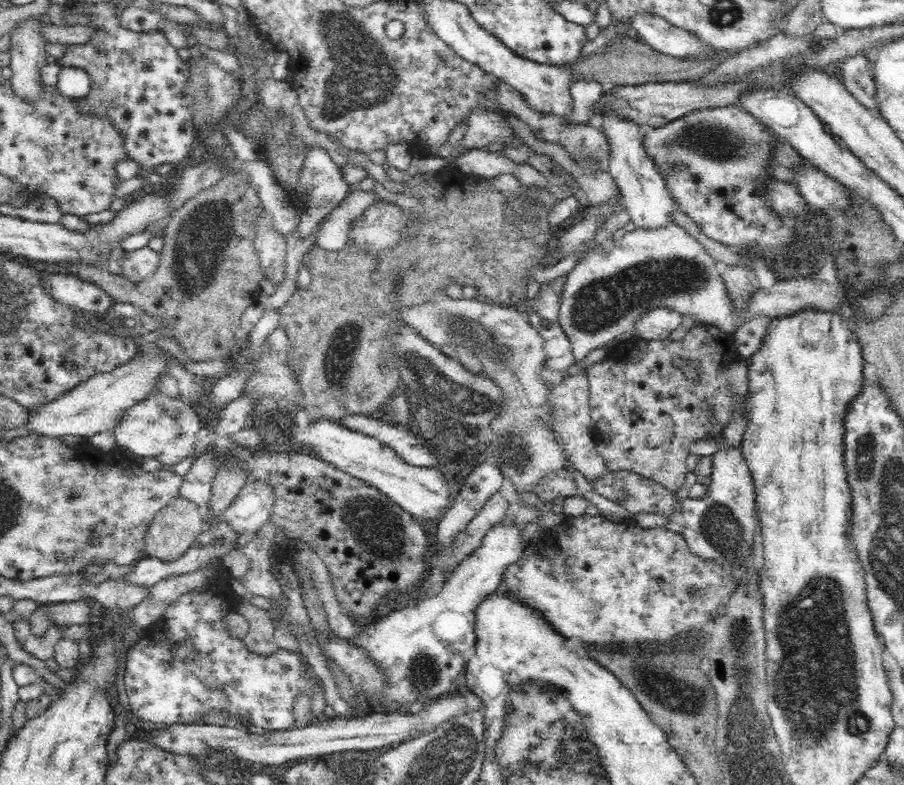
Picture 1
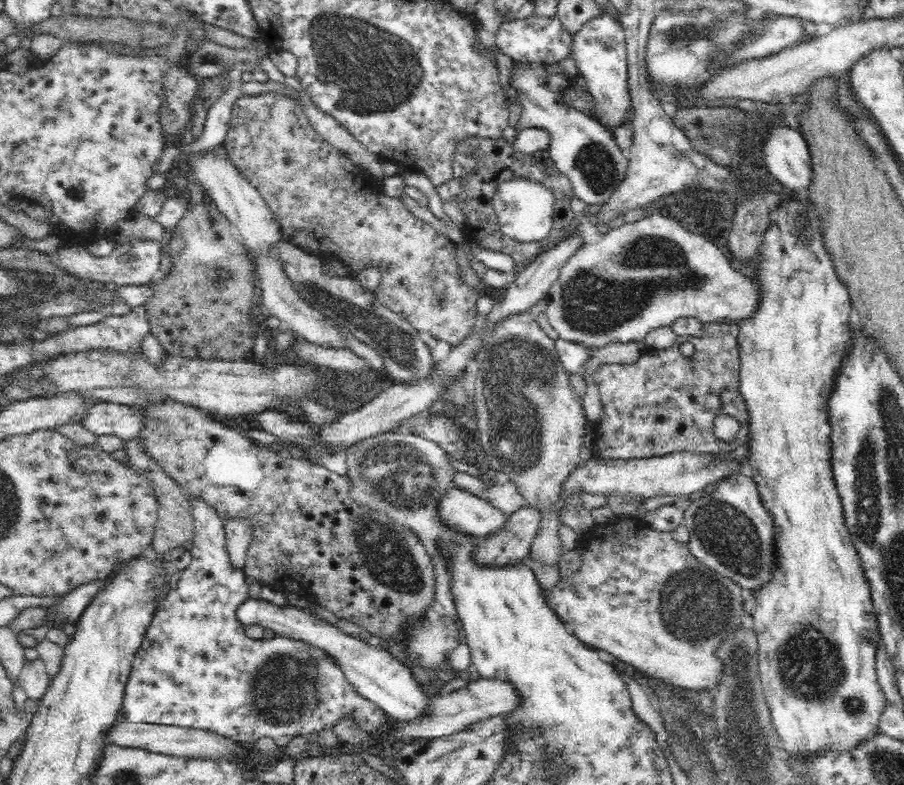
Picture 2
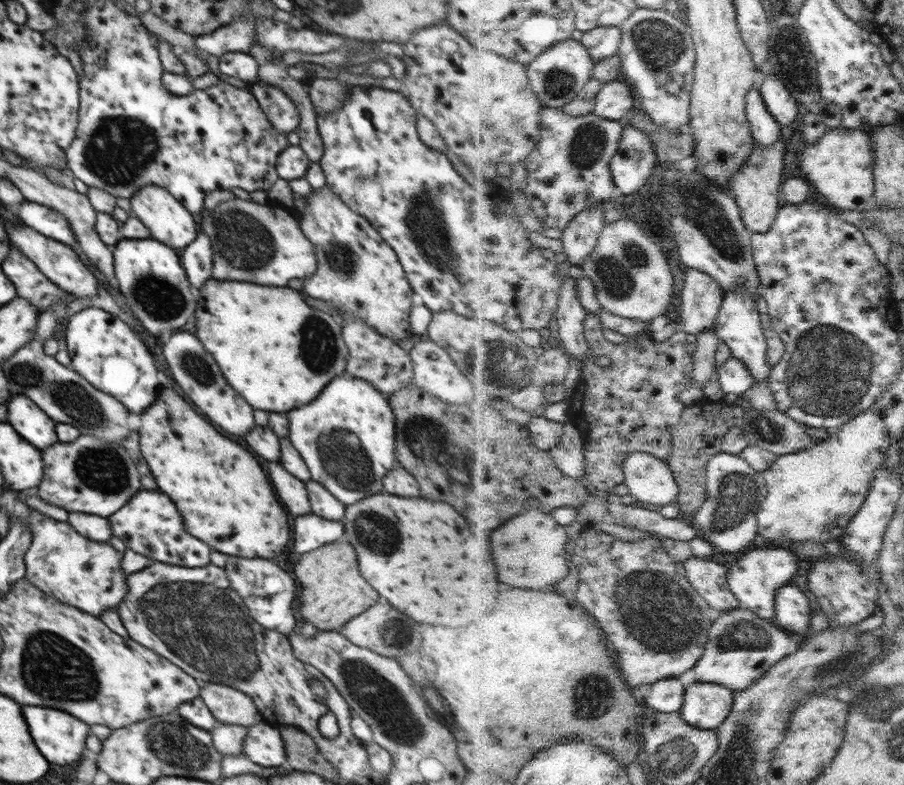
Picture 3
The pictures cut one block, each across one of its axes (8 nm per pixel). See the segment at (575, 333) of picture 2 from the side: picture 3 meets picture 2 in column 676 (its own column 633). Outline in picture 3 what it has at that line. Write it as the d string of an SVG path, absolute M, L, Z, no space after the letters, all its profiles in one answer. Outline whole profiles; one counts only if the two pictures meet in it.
M624 218L607 224L597 250L581 267L596 285L603 307L612 314L652 323L672 304L676 276L670 260L636 220Z

